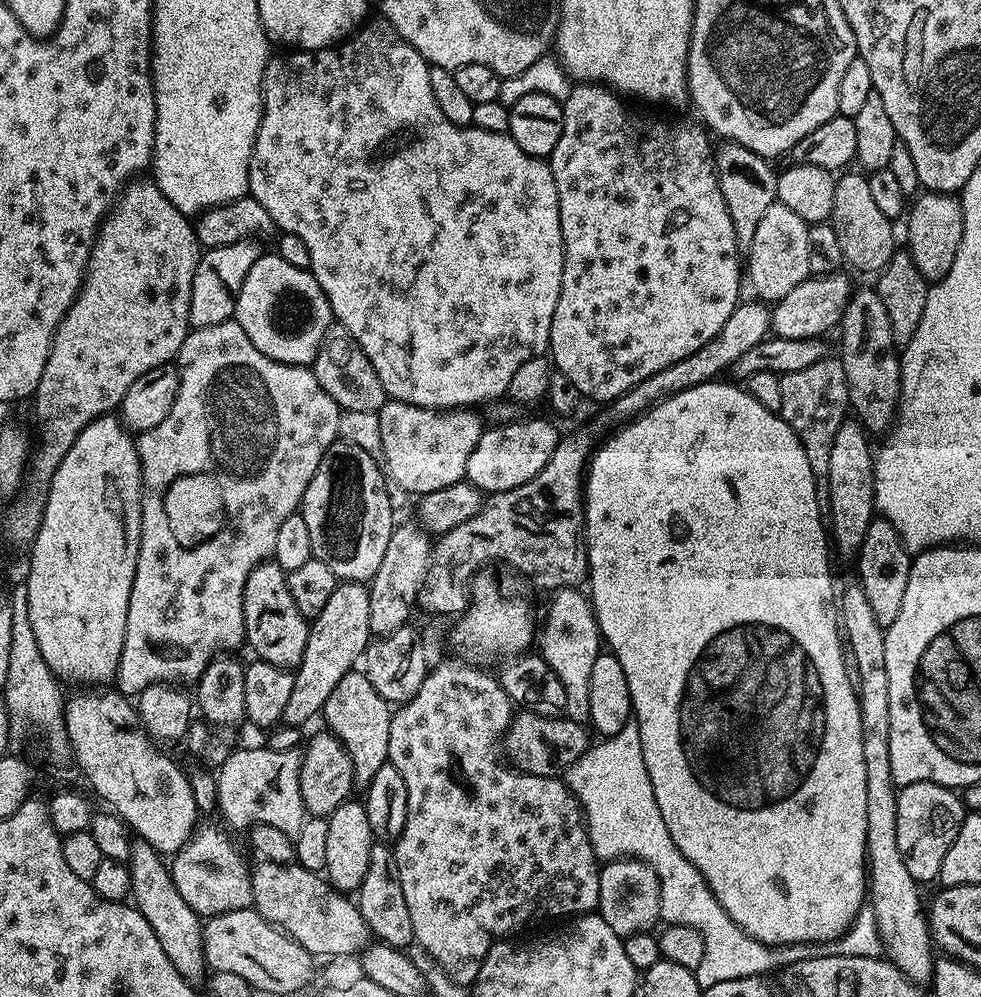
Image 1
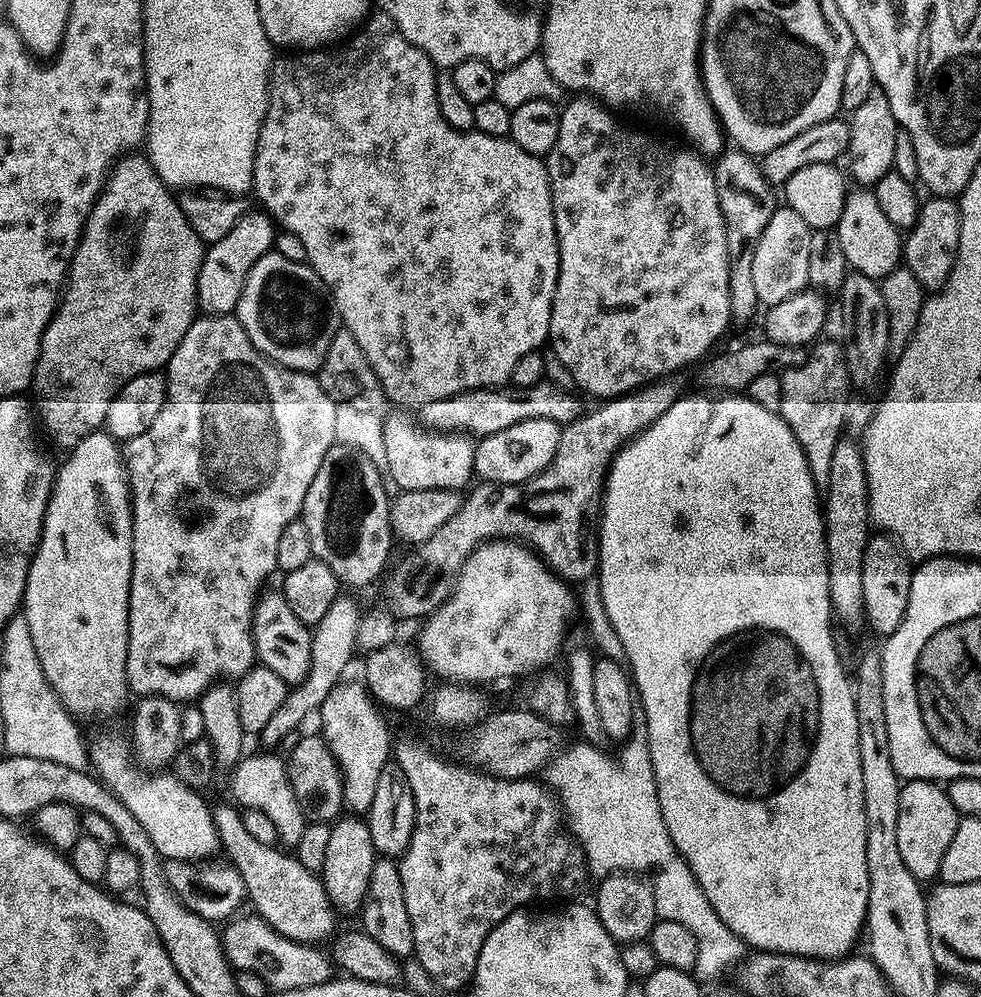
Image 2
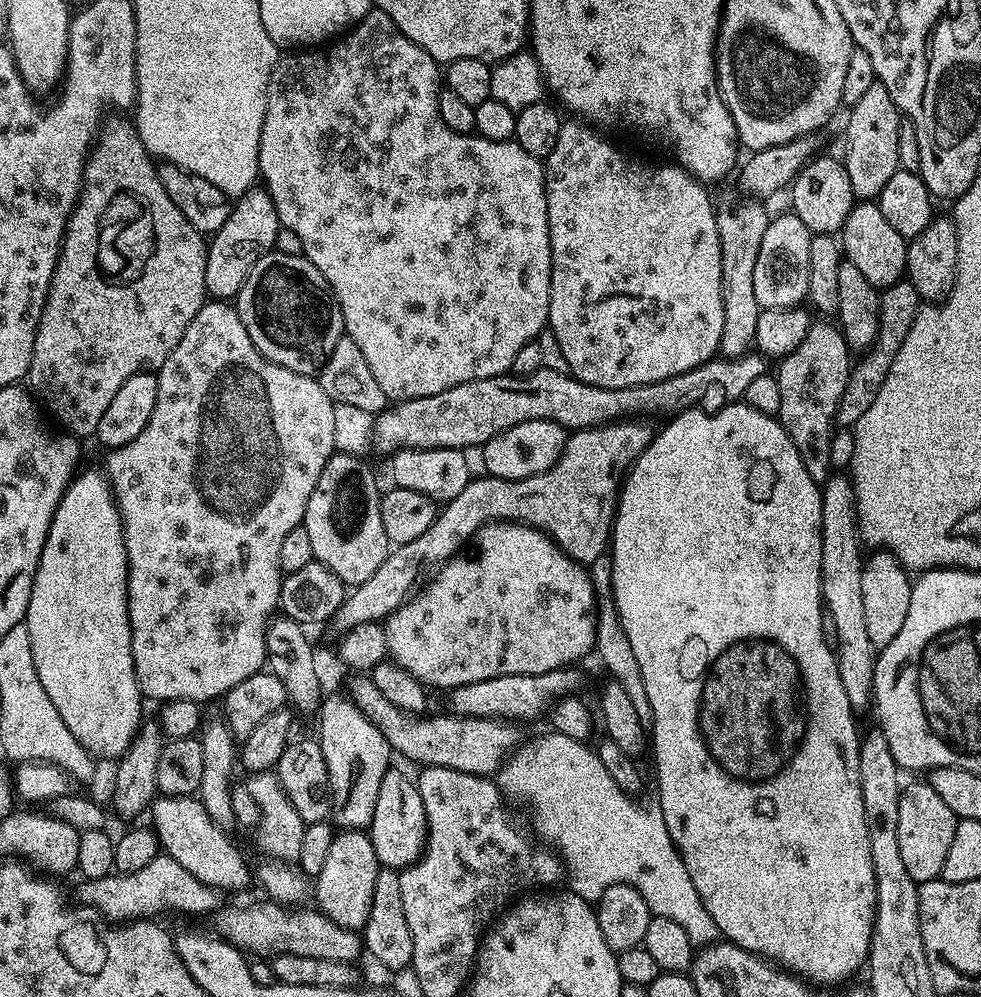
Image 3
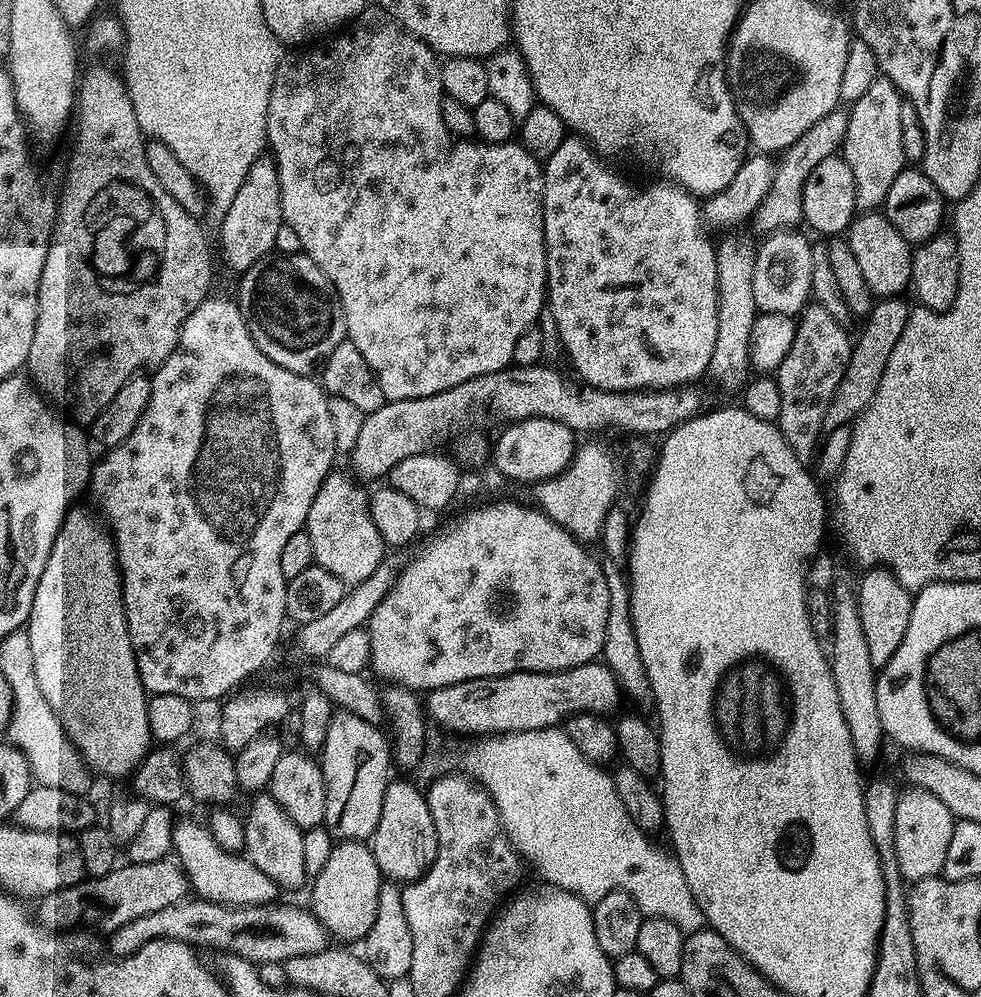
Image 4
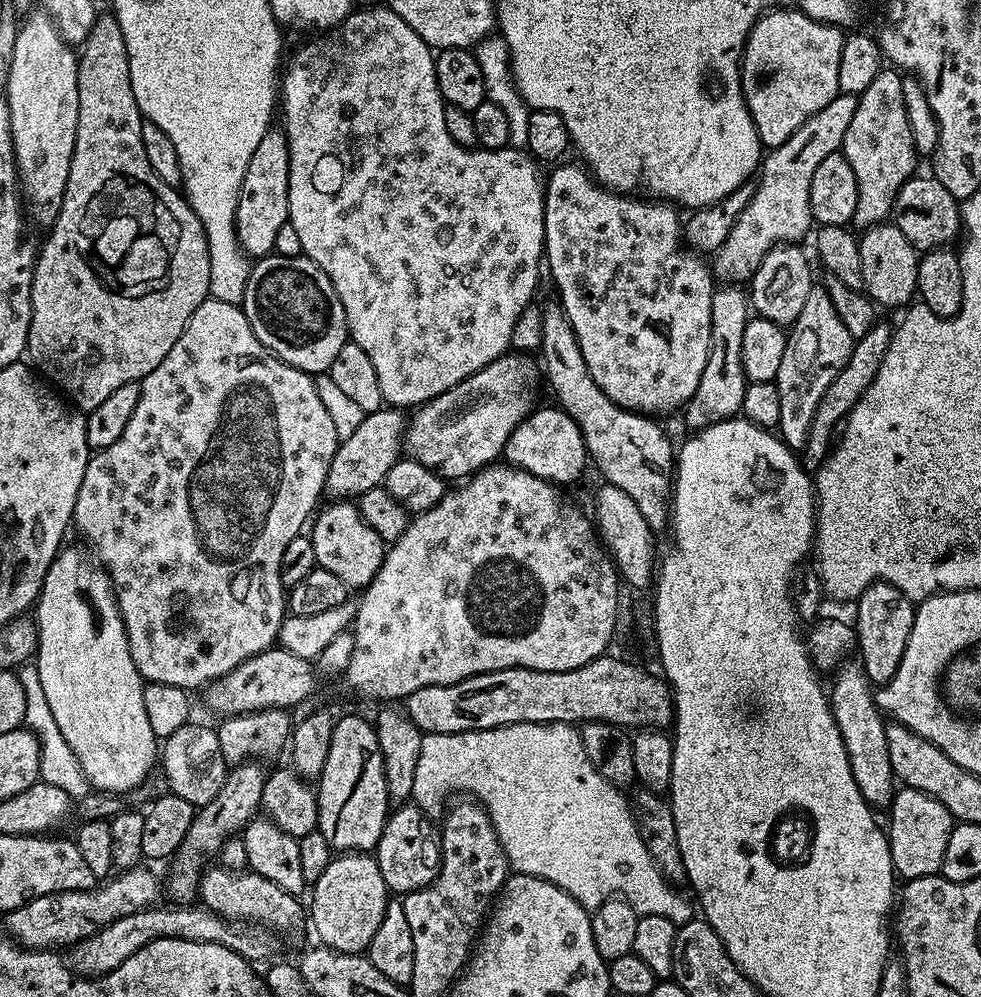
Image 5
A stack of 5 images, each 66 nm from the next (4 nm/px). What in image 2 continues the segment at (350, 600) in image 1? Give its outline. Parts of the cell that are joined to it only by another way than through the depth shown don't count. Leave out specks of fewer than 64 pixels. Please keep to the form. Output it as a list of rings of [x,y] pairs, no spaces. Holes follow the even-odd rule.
[[[347,594],[337,596],[334,606],[330,606],[326,618],[318,622],[312,628],[312,649],[310,650],[310,670],[301,684],[289,687],[286,694],[286,702],[274,710],[274,715],[270,717],[270,722],[262,726],[258,733],[258,740],[264,744],[280,744],[284,736],[288,736],[308,715],[313,715],[314,710],[319,710],[322,702],[326,702],[326,694],[334,690],[334,686],[339,684],[344,672],[348,668],[348,663],[352,660],[352,655],[357,655],[358,649],[356,639],[358,638],[358,622],[362,615],[362,608],[359,608]]]

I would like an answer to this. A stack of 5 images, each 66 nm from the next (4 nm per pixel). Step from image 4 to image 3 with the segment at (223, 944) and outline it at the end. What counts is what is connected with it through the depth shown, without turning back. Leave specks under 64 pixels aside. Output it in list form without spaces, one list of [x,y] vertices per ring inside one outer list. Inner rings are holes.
[[[273,902],[248,904],[245,908],[221,907],[215,913],[215,931],[223,939],[245,953],[255,954],[260,958],[275,956],[301,956],[302,958],[326,958],[334,962],[352,964],[362,956],[362,936],[348,928],[339,928],[324,913],[310,910],[293,910]],[[302,910],[302,911],[300,911]],[[300,911],[300,912],[296,912]]]

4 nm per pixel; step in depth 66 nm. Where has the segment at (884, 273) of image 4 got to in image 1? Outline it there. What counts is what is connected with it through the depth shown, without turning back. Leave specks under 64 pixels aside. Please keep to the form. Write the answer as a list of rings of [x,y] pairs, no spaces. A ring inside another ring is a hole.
[[[848,170],[836,176],[834,210],[830,223],[834,226],[834,234],[838,234],[838,242],[842,245],[844,264],[857,268],[860,272],[879,274],[898,250],[896,236],[892,233],[893,221],[886,214],[882,214],[882,210],[878,210],[874,197],[870,195],[868,176],[860,170],[852,171]]]

